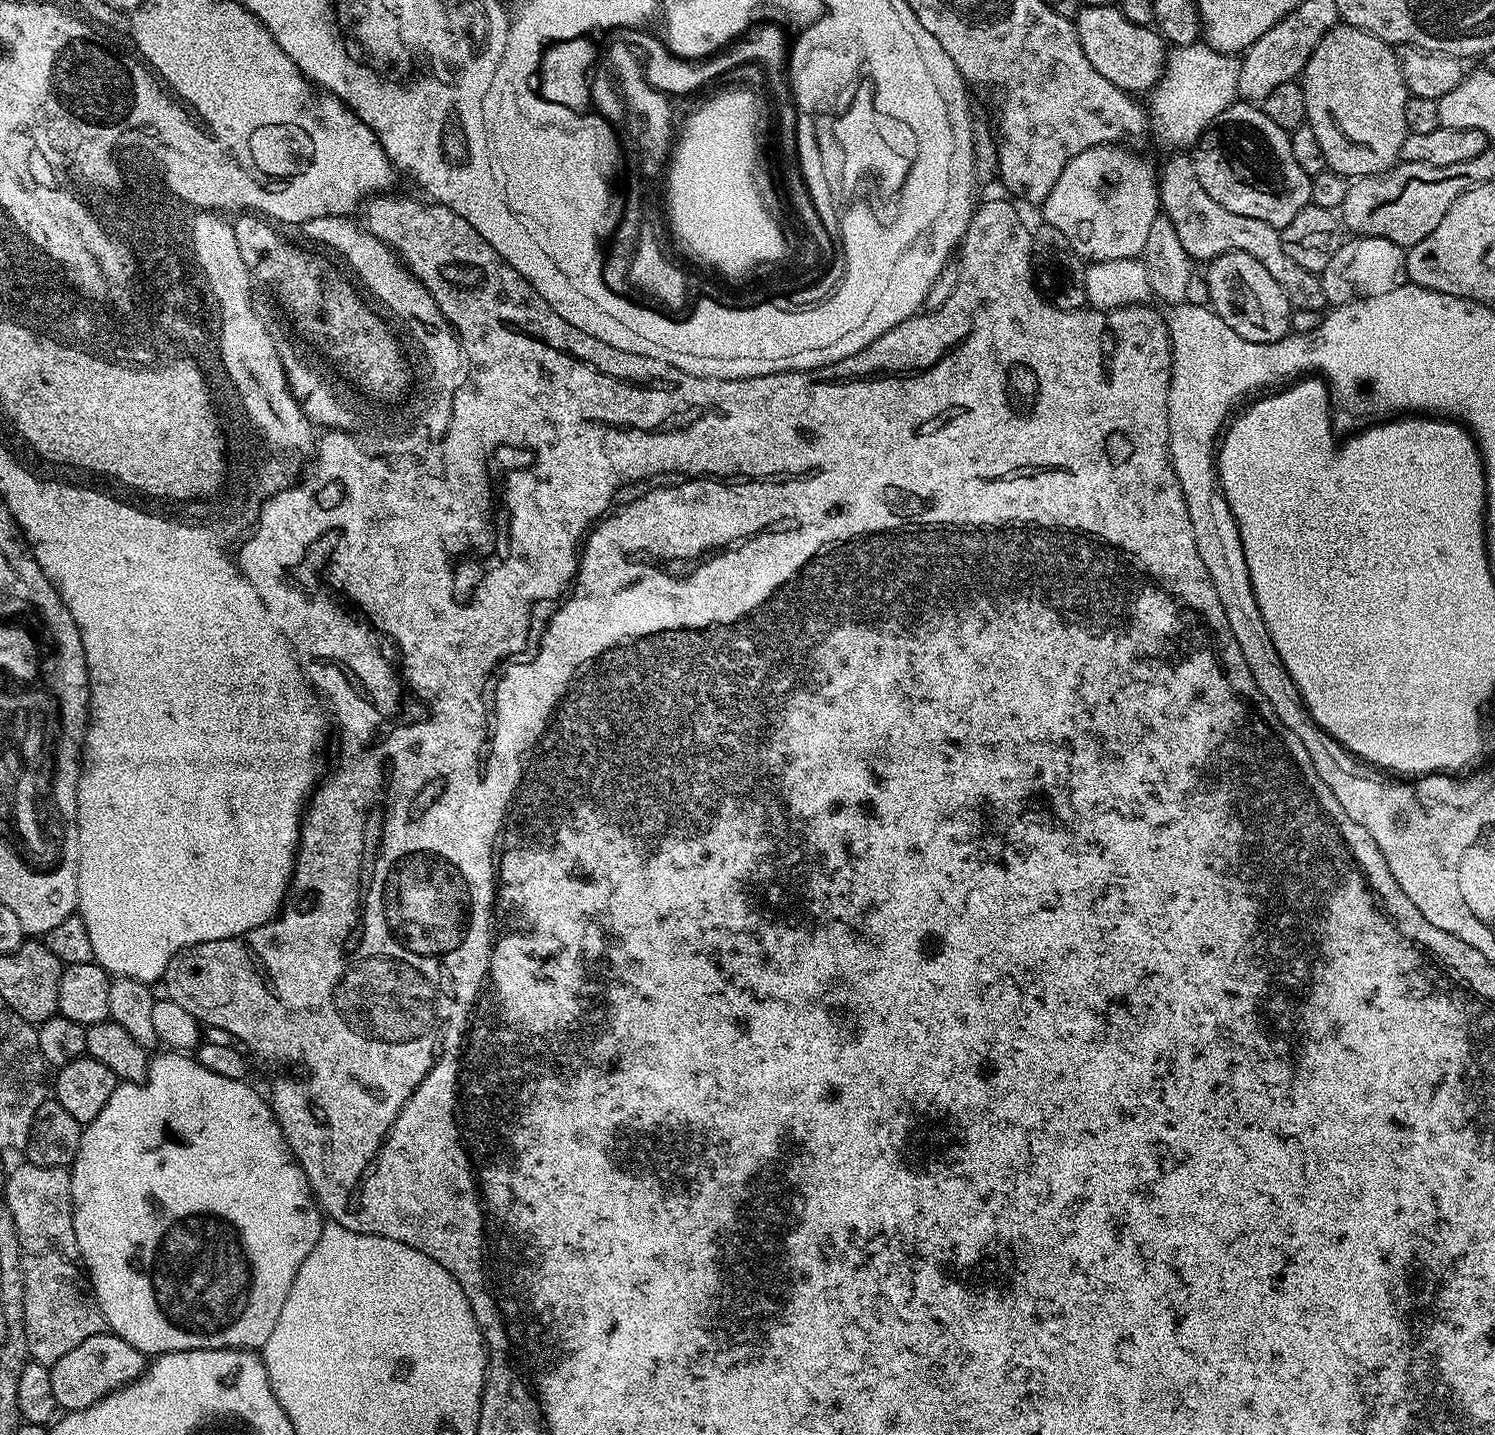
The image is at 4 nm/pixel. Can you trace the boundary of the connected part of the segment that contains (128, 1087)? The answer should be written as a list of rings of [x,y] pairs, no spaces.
[[[162,1052],[161,1056],[153,1055],[149,1059],[148,1076],[143,1084],[117,1083],[114,1094],[110,1094],[110,1102],[102,1106],[102,1114],[84,1128],[76,1160],[70,1166],[76,1252],[84,1259],[83,1271],[94,1289],[111,1335],[121,1336],[145,1357],[207,1348],[263,1349],[266,1338],[270,1338],[278,1322],[278,1314],[282,1314],[282,1306],[286,1302],[286,1294],[290,1294],[296,1271],[302,1262],[310,1259],[315,1248],[321,1247],[320,1235],[326,1223],[325,1217],[302,1166],[296,1161],[278,1126],[271,1103],[265,1097],[263,1100],[251,1088],[251,1083],[222,1078],[222,1074],[214,1074],[214,1070],[206,1070],[206,1066],[201,1064],[195,1065],[196,1072],[176,1072],[176,1067],[186,1058],[185,1053]]]

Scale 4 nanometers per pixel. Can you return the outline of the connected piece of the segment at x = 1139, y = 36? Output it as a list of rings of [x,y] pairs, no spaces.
[[[1111,3],[1081,7],[1074,17],[1074,23],[1082,54],[1086,54],[1090,66],[1094,66],[1094,70],[1098,70],[1106,82],[1129,94],[1147,93],[1156,87],[1164,75],[1166,59],[1166,44],[1159,31],[1130,22],[1130,18],[1122,15],[1119,7]]]

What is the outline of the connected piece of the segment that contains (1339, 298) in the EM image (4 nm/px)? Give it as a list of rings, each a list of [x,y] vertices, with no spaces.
[[[1359,236],[1343,241],[1334,257],[1318,274],[1328,304],[1348,304],[1357,298],[1377,297],[1406,282],[1406,252],[1386,238]]]

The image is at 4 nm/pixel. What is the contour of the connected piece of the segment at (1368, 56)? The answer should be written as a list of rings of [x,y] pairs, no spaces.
[[[1341,22],[1336,27],[1328,30],[1327,34],[1318,42],[1316,49],[1310,54],[1302,73],[1302,87],[1306,98],[1306,114],[1308,115],[1306,123],[1314,130],[1318,143],[1322,146],[1322,154],[1326,154],[1326,162],[1331,171],[1345,178],[1374,176],[1388,171],[1400,160],[1400,147],[1409,133],[1406,126],[1406,102],[1410,93],[1404,85],[1404,71],[1400,68],[1400,58],[1394,51],[1393,45],[1386,43],[1384,40],[1374,38],[1374,34],[1366,34],[1366,30],[1358,30],[1354,26]]]

